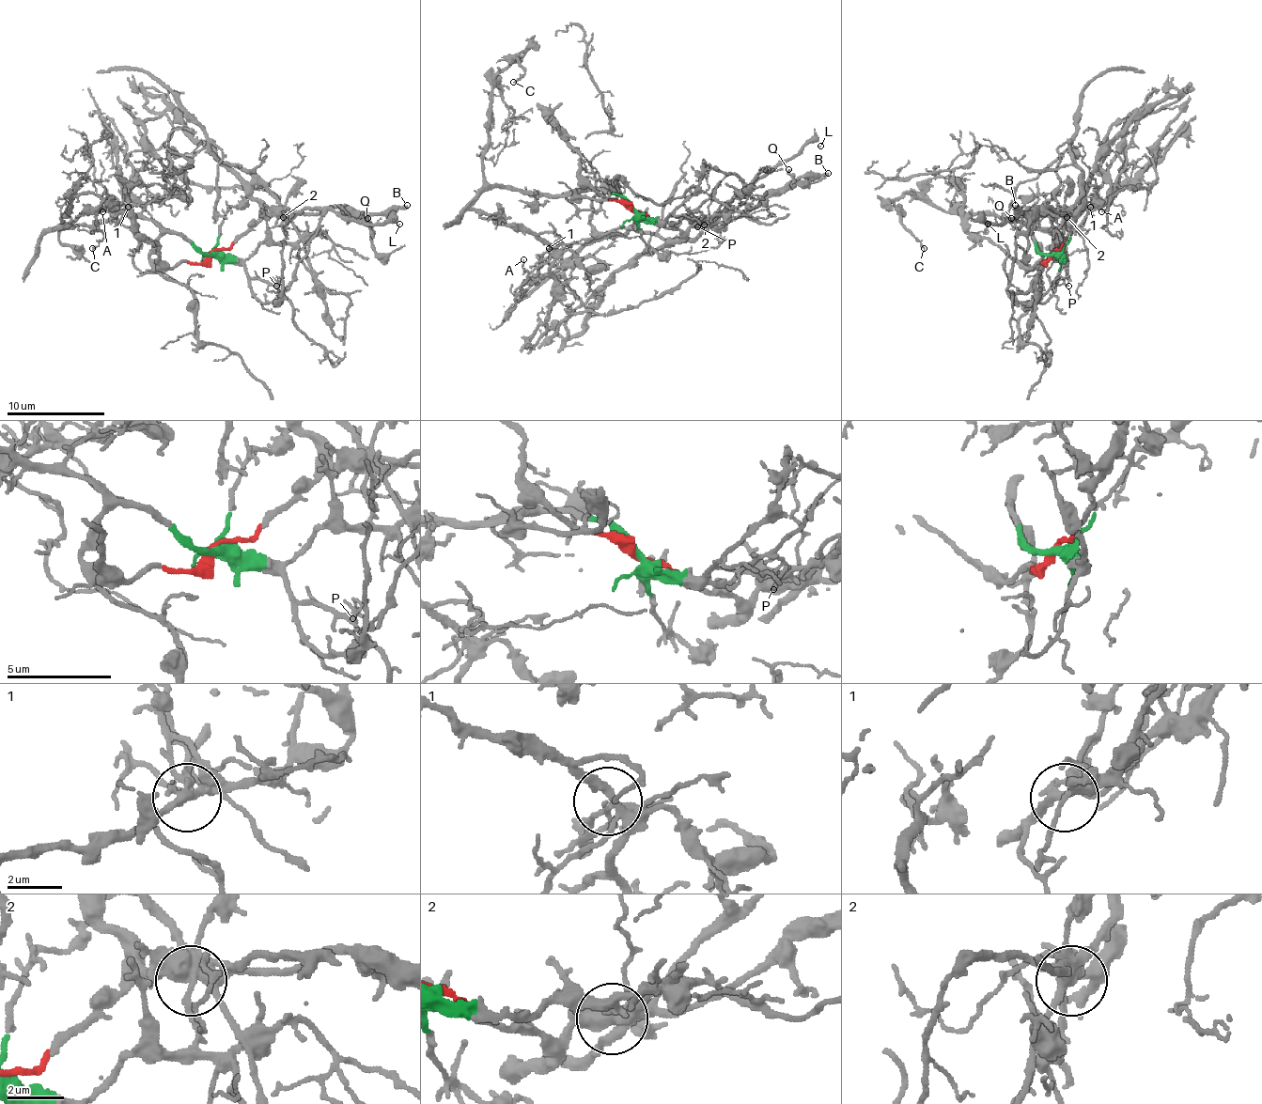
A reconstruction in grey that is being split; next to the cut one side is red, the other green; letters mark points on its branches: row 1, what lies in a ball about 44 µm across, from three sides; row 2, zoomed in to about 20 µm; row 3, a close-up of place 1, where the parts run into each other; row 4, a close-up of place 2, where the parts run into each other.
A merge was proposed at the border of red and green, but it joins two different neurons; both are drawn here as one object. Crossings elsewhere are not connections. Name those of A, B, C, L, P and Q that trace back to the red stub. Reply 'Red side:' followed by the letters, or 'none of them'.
Red side: B, L, Q

